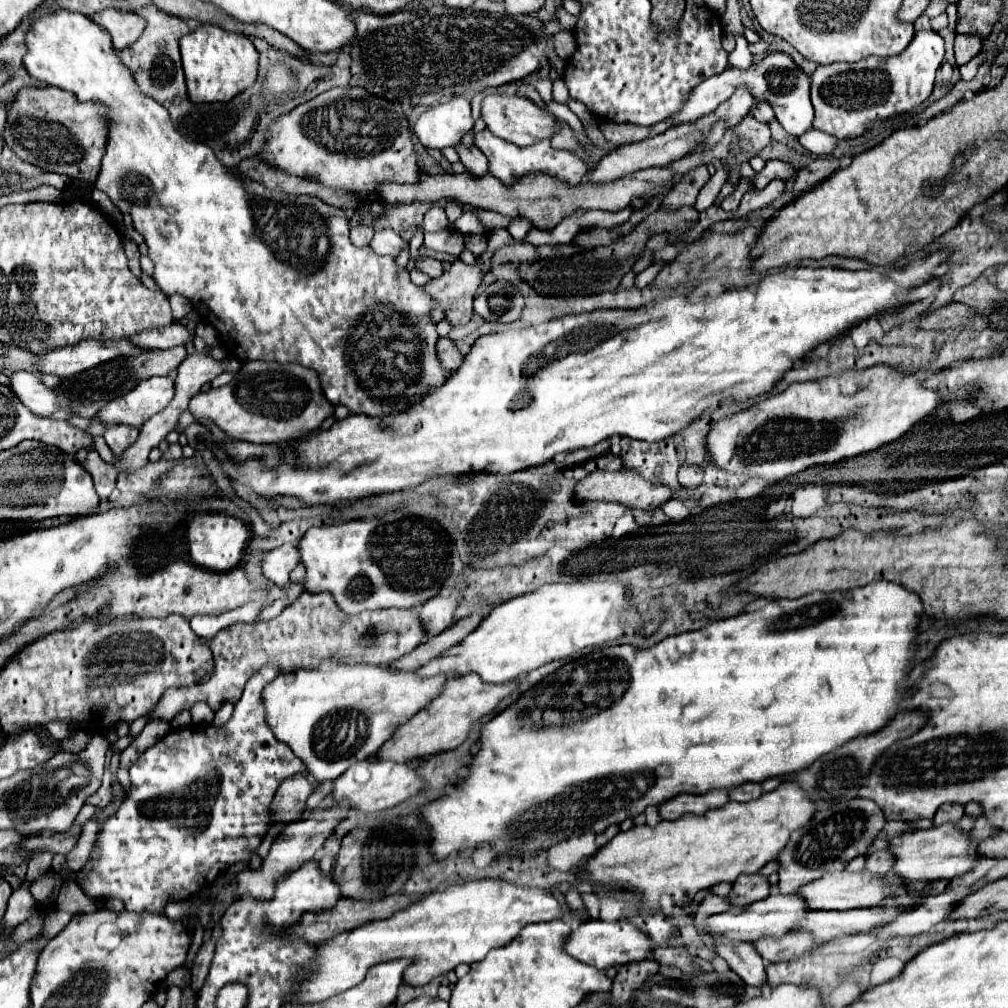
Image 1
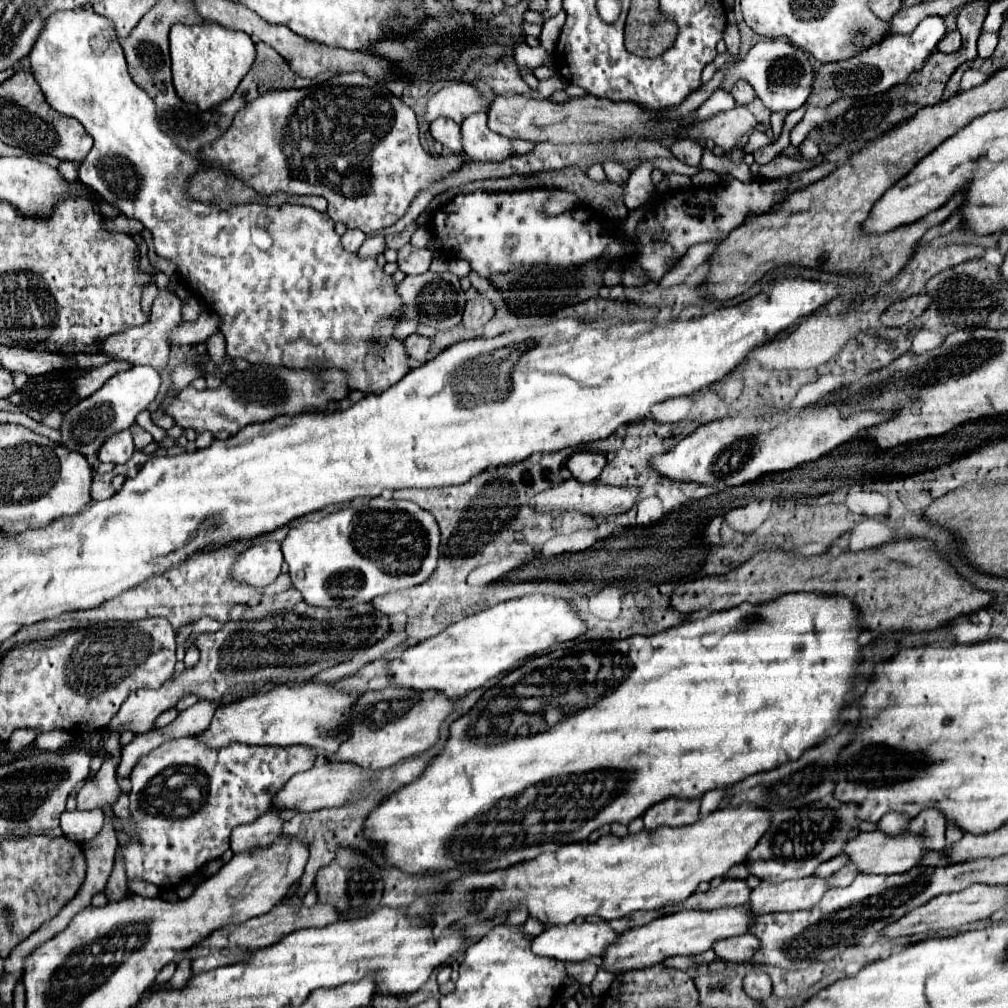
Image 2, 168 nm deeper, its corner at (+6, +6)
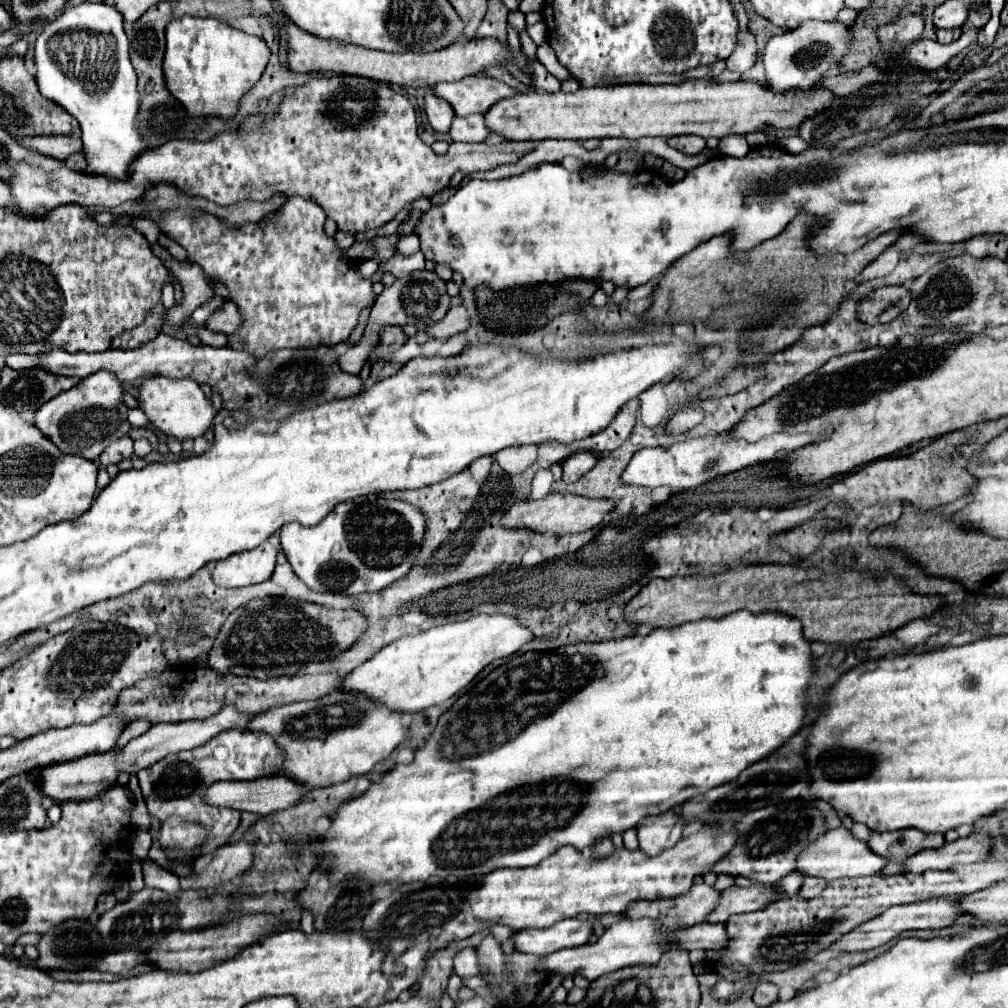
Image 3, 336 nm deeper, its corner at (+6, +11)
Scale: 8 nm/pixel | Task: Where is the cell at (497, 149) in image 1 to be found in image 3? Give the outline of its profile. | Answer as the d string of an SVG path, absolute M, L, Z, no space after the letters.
M474 113L470 117L454 117L448 133L452 141L460 143L482 143L490 135L488 127L484 127L484 117L480 113Z

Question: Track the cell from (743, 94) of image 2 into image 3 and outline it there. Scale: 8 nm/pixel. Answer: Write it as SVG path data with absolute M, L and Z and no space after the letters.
M740 29L736 35L734 53L726 59L728 69L744 73L756 63L756 57L758 57L758 47L756 47L754 35L748 29Z

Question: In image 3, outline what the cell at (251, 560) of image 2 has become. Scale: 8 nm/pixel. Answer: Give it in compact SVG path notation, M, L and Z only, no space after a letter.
M268 541L260 543L252 551L230 555L212 567L212 581L218 587L246 587L256 585L272 577L276 567L278 549Z

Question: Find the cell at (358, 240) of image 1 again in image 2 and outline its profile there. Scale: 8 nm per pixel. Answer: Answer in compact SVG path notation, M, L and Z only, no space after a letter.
M346 230L346 234L342 236L342 246L348 252L358 252L364 240L366 240L366 234L362 230Z

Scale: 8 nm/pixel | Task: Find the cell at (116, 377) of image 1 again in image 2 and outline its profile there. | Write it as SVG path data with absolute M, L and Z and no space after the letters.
M110 360L108 364L98 366L98 368L86 368L86 370L82 370L82 368L66 368L66 370L52 370L52 372L42 374L42 376L32 376L28 380L28 384L20 390L22 396L24 396L22 406L34 408L34 410L48 410L48 412L62 412L62 414L66 414L66 410L76 406L80 400L84 400L90 394L94 394L96 390L100 390L114 374L124 372L128 368L132 368L130 362Z

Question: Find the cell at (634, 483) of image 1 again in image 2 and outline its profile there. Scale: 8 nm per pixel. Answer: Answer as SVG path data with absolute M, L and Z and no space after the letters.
M568 478L562 484L536 494L530 500L530 506L534 506L536 510L556 510L556 508L558 510L570 510L572 508L572 510L578 510L578 512L584 512L584 514L590 514L590 516L596 516L596 518L606 518L606 516L612 516L612 514L628 512L636 504L638 494L640 494L638 488L610 486L610 484L602 484L598 480L584 484L584 482L578 482L576 478Z

